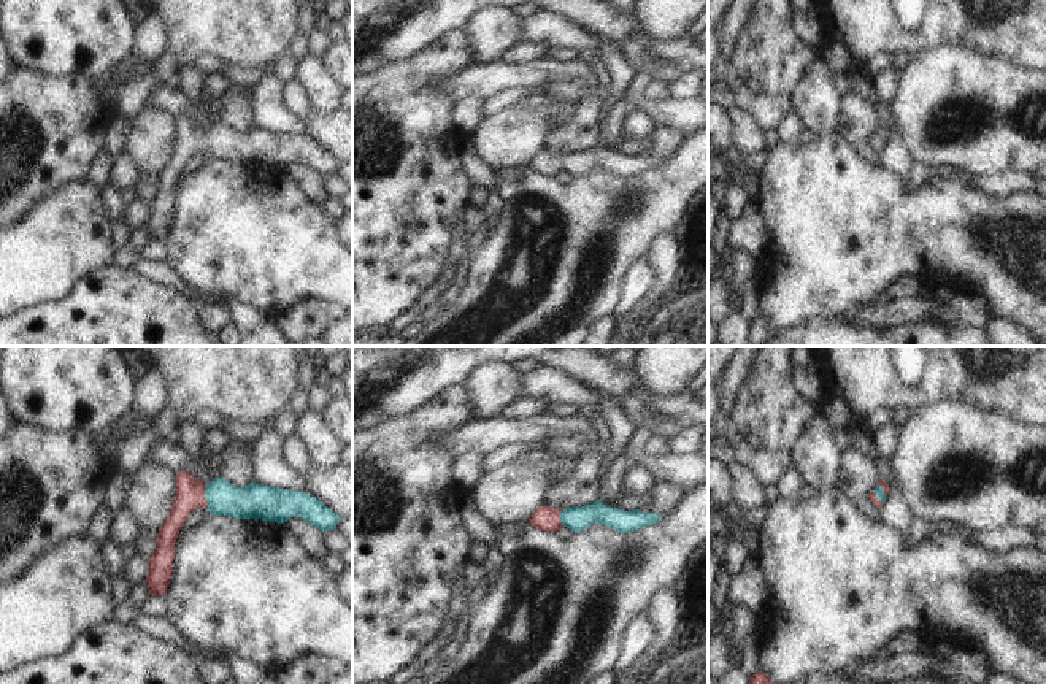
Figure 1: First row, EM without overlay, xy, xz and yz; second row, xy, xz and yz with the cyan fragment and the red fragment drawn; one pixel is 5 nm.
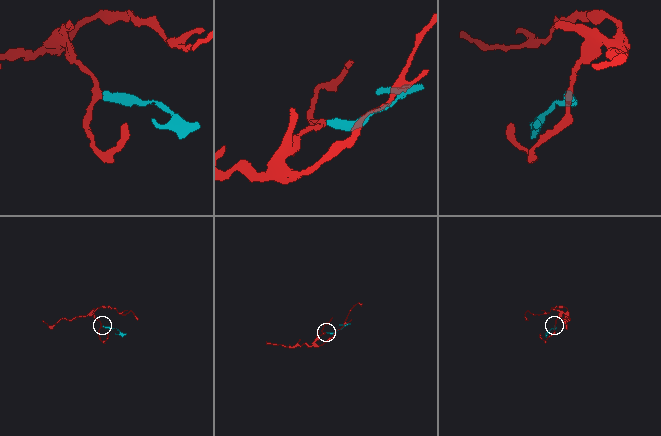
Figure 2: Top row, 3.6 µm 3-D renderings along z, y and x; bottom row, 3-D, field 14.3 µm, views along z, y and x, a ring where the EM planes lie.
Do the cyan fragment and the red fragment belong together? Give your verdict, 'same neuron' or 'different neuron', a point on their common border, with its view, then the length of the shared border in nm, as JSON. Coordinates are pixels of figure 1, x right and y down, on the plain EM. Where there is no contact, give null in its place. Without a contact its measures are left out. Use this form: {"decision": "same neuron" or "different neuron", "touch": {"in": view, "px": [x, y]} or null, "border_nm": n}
{"decision": "same neuron", "touch": {"in": "xy", "px": [205, 140]}, "border_nm": 110}

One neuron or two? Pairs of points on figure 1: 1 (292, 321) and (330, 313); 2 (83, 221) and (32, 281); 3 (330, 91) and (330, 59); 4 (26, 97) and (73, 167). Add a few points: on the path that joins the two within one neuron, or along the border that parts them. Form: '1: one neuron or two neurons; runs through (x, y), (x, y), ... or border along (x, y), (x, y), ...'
1: one neuron; runs through (302, 318), (307, 313), (321, 313)
2: one neuron; runs through (69, 235), (37, 267)
3: two neurons; border along (319, 57), (335, 80)
4: one neuron; runs through (35, 115), (42, 121), (49, 146), (56, 153)

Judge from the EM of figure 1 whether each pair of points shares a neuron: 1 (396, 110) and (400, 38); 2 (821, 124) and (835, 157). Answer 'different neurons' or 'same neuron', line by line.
1: different neurons
2: different neurons

